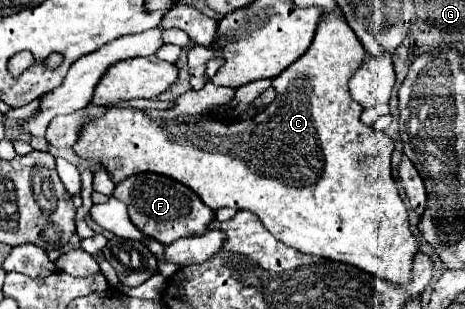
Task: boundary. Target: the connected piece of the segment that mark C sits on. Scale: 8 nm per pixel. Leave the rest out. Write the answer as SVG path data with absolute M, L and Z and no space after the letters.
M326 16L318 24L314 44L298 64L290 64L286 72L272 82L278 96L274 104L244 122L200 120L198 124L176 124L174 120L150 120L142 110L108 108L100 120L90 120L82 136L74 144L74 152L82 158L100 162L120 182L130 174L156 172L190 186L212 210L234 208L250 210L260 216L262 224L280 242L304 254L316 254L334 262L350 264L370 272L394 286L406 286L412 280L414 256L420 242L410 230L408 210L398 194L390 170L394 140L366 126L360 120L362 106L350 98L348 80L364 60L366 50L348 28L342 16Z

